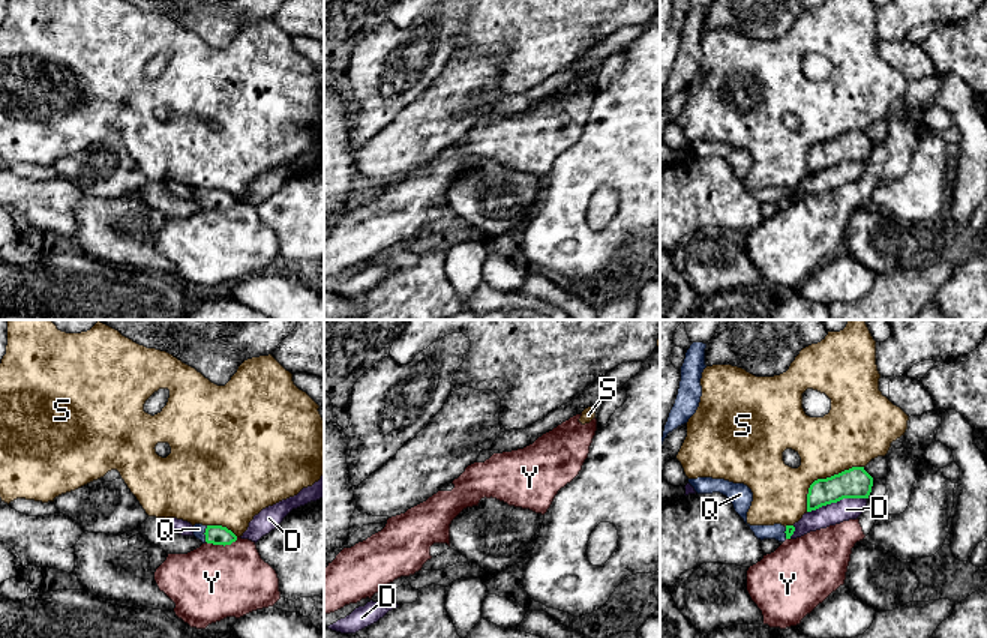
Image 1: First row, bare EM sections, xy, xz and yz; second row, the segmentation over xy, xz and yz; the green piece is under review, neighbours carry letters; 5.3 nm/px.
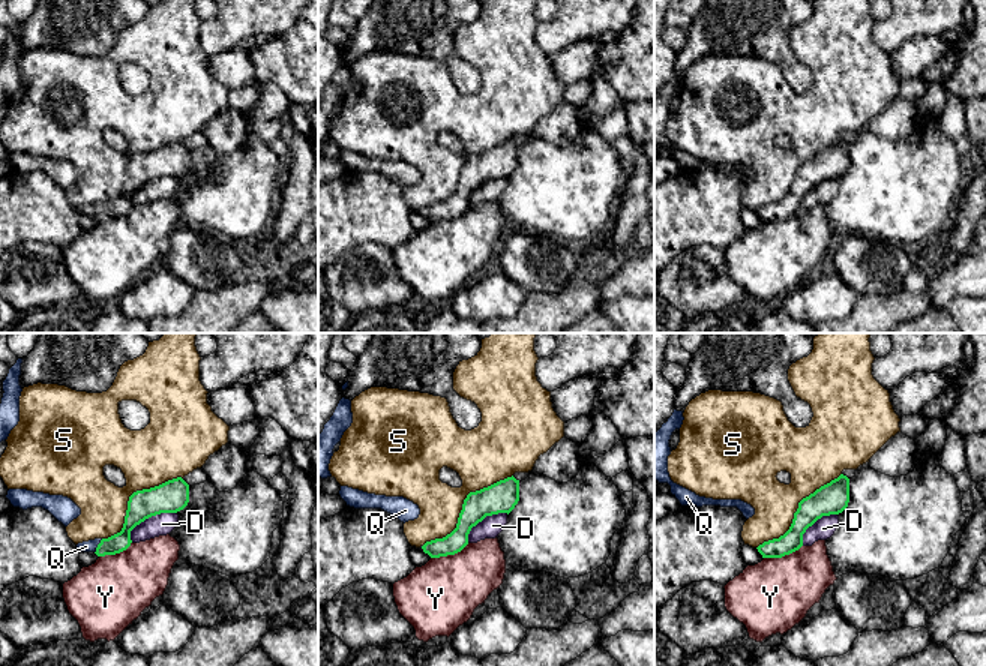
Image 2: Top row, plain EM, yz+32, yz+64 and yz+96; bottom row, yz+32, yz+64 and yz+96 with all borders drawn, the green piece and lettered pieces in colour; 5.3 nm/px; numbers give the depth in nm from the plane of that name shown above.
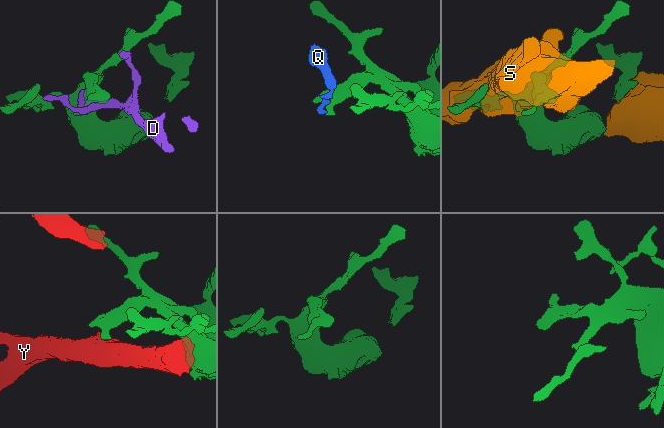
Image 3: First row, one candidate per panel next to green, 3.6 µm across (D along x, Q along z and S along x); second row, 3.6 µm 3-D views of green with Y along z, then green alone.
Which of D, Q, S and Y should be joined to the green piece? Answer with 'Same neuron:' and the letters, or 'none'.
Same neuron: Q

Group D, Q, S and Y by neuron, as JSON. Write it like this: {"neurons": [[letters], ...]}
{"neurons": [["D"], ["Q"], ["S"], ["Y"]]}

